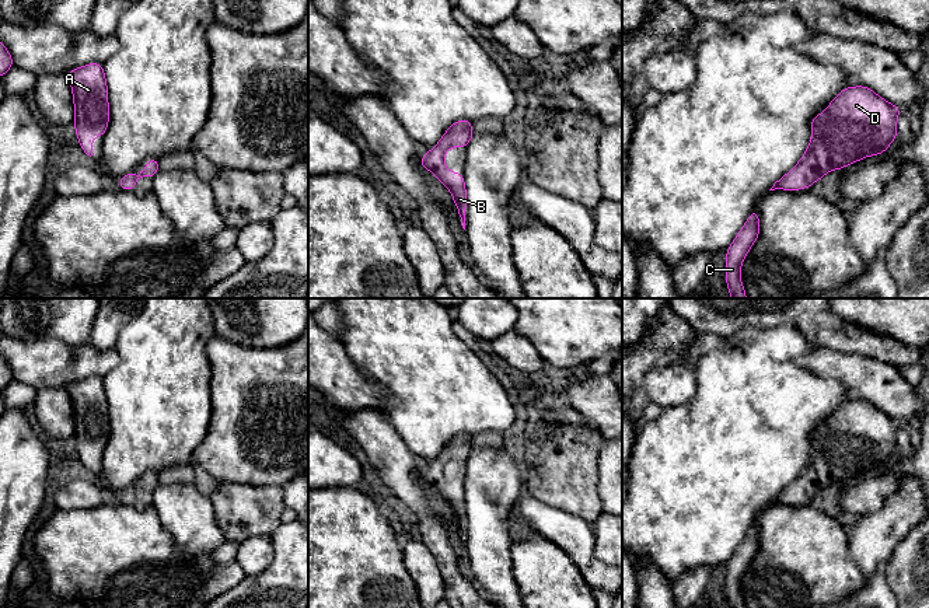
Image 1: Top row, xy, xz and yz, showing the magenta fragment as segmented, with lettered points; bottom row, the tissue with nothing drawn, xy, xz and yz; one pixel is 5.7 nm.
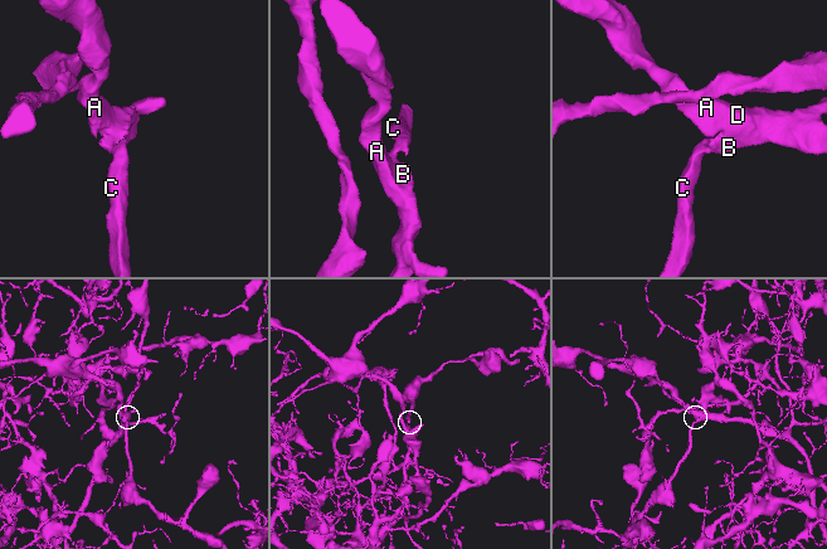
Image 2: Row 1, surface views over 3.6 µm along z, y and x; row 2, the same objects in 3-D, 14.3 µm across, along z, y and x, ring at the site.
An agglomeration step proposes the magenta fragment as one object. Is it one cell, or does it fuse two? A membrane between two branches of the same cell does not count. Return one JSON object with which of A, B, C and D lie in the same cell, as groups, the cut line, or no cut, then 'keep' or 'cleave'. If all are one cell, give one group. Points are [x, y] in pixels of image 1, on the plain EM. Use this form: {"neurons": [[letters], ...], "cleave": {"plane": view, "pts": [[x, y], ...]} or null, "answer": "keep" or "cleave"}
{"neurons": [["A", "B", "C", "D"]], "cleave": null, "answer": "keep"}

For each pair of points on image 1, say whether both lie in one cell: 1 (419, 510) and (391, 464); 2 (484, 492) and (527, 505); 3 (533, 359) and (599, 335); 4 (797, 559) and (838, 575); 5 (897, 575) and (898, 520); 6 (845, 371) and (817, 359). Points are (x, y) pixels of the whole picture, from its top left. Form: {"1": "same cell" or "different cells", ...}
{"1": "same cell", "2": "different cells", "3": "different cells", "4": "same cell", "5": "different cells", "6": "same cell"}

